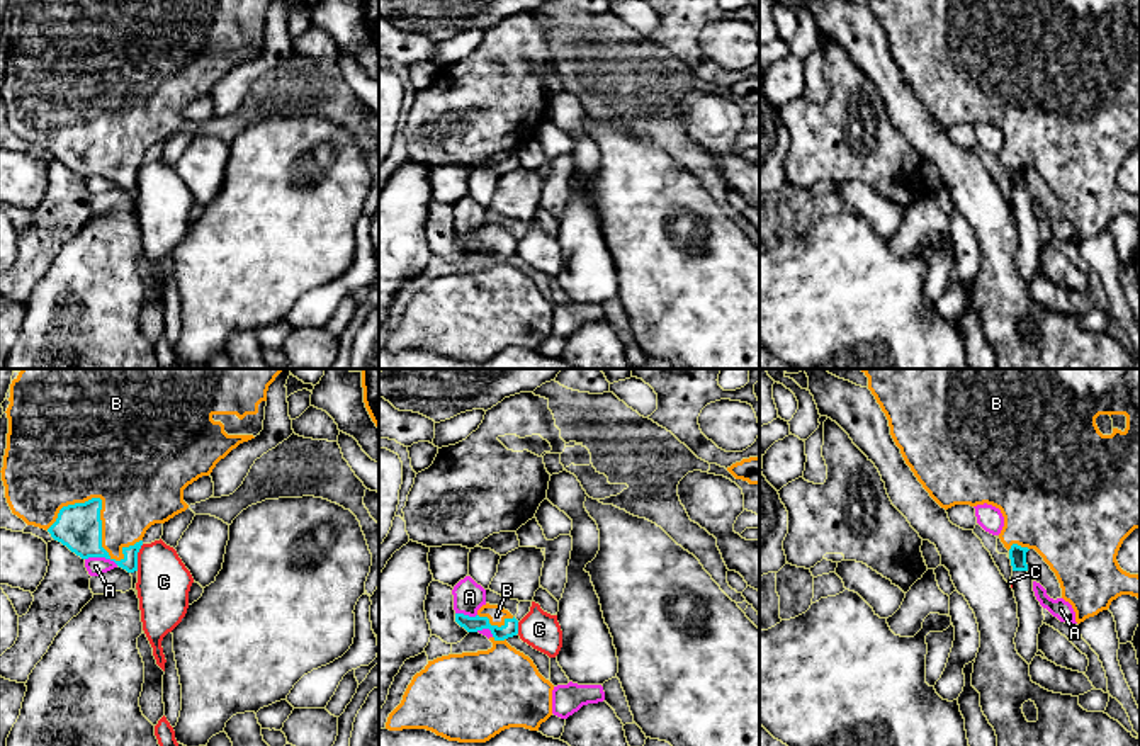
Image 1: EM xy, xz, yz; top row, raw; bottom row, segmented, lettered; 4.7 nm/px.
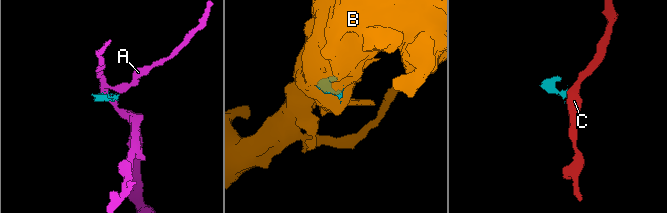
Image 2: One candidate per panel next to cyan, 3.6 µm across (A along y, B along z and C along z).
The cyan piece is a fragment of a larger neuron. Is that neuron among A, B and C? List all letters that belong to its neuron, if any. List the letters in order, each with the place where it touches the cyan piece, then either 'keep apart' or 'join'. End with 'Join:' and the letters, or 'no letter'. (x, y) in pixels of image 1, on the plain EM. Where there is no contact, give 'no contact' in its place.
A: contact xy (102, 175); keep apart
B: contact xy (99, 136); join
C: contact xy (136, 177); keep apart
Join: B

